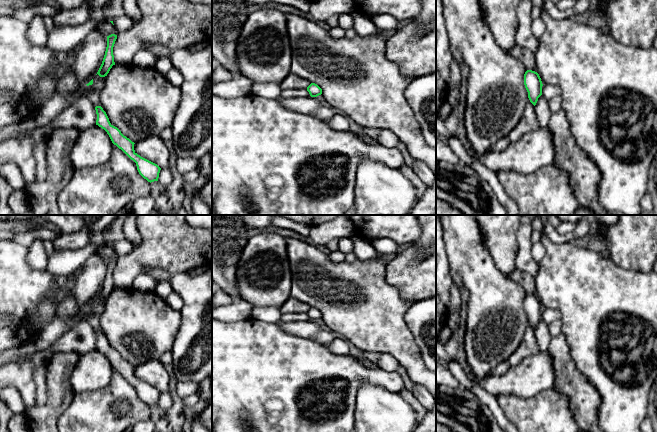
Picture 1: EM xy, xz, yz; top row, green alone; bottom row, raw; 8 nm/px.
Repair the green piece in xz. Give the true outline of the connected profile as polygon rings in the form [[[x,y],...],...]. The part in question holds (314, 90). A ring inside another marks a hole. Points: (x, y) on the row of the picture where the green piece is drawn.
[[[311,83],[307,87],[307,91],[309,92],[311,97],[317,97],[322,94],[322,89],[315,83]]]

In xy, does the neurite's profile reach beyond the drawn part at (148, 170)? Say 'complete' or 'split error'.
complete

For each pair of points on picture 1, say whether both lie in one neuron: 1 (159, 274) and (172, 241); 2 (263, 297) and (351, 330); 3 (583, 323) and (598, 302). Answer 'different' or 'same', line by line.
1: different
2: different
3: same

